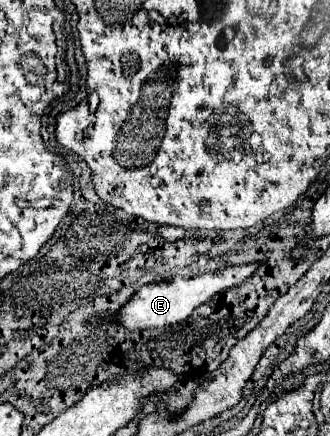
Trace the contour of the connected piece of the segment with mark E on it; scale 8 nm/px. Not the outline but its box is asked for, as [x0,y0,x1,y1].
[117,262,259,330]

